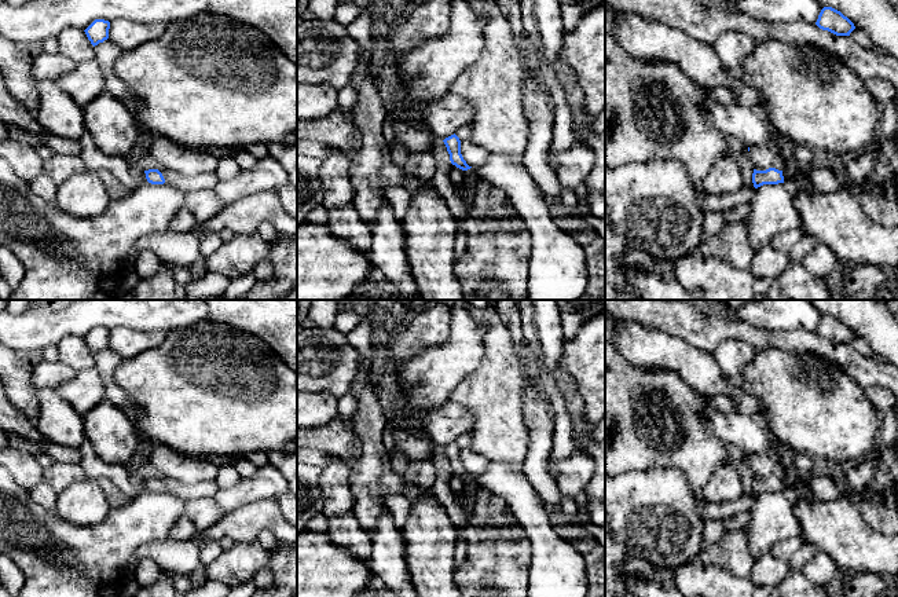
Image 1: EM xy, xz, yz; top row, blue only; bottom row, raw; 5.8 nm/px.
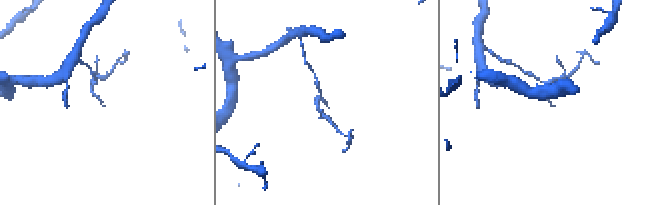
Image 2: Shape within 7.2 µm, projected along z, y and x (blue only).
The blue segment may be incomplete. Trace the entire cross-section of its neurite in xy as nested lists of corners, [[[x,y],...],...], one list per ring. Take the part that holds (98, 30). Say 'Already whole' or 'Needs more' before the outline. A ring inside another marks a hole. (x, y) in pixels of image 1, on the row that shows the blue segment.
Already whole. [[[95,19],[84,32],[91,44],[95,47],[109,39],[109,29],[109,21]]]

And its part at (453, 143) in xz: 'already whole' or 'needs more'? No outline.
needs more

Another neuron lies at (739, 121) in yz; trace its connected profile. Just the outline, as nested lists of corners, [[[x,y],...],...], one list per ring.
[[[707,94],[703,98],[708,124],[721,133],[730,135],[747,147],[766,144],[774,157],[781,157],[777,133],[770,132],[751,107],[722,105]]]

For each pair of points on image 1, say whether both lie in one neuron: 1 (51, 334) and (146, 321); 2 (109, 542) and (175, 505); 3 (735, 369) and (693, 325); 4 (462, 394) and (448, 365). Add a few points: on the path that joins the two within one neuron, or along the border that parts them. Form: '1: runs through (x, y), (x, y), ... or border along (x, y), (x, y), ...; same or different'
1: runs through (74, 321), (83, 315), (123, 315); same
2: runs through (125, 528), (158, 512); same
3: border along (747, 343), (739, 339), (725, 339), (713, 354); different
4: border along (480, 361), (457, 385), (448, 399); different

